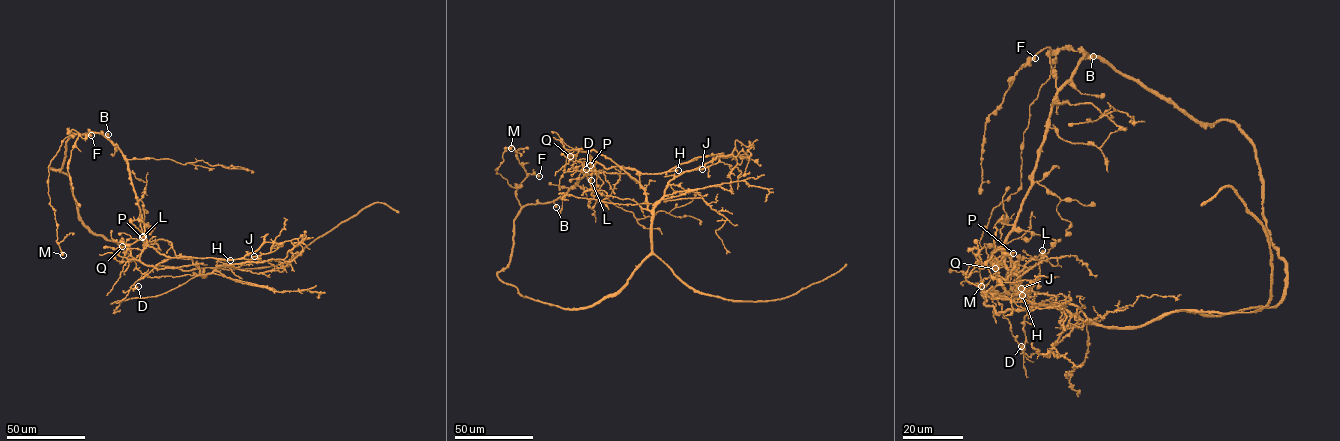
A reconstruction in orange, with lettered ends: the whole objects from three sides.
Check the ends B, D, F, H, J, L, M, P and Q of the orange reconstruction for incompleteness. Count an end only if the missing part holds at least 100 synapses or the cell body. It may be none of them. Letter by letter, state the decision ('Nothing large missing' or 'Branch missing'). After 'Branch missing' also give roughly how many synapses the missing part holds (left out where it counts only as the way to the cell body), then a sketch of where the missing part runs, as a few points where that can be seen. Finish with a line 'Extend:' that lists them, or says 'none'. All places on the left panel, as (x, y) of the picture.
B: Nothing large missing
D: Nothing large missing
F: Nothing large missing
H: Nothing large missing
J: Nothing large missing
L: Nothing large missing
M: Nothing large missing
P: Nothing large missing
Q: Nothing large missing
Extend: none

